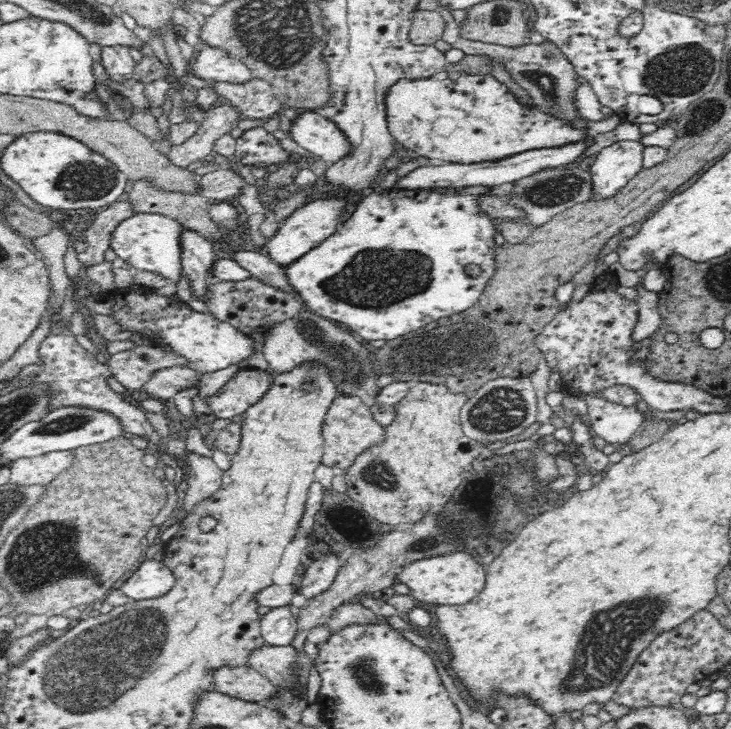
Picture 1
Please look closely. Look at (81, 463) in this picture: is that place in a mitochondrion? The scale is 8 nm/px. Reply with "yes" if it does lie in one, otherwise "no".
no

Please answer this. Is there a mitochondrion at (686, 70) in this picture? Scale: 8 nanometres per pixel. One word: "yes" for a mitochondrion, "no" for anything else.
yes

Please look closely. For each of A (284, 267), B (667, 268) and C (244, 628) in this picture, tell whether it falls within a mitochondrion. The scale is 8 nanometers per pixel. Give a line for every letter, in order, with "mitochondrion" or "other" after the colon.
A: other
B: other
C: other

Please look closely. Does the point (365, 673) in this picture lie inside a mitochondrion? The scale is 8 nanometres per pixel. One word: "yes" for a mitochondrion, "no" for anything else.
yes

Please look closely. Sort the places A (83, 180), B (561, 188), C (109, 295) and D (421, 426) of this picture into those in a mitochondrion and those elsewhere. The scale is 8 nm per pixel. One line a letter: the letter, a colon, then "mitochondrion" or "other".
A: mitochondrion
B: mitochondrion
C: other
D: other

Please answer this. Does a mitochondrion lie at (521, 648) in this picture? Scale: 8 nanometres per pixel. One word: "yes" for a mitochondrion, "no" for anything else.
no

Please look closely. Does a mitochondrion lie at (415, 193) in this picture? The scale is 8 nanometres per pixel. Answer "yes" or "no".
no

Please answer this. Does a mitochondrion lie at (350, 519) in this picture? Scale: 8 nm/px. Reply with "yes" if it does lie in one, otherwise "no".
yes

